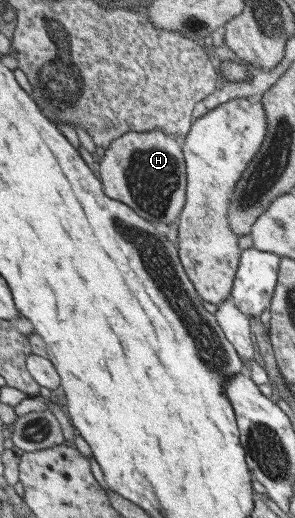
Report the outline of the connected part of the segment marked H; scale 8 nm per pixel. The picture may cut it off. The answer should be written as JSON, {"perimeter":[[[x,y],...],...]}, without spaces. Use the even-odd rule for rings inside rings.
{"perimeter":[[[162,129],[127,131],[115,138],[103,156],[96,158],[97,168],[109,198],[125,203],[135,214],[151,223],[175,221],[185,206],[188,174],[181,152],[182,138],[165,134]]]}

